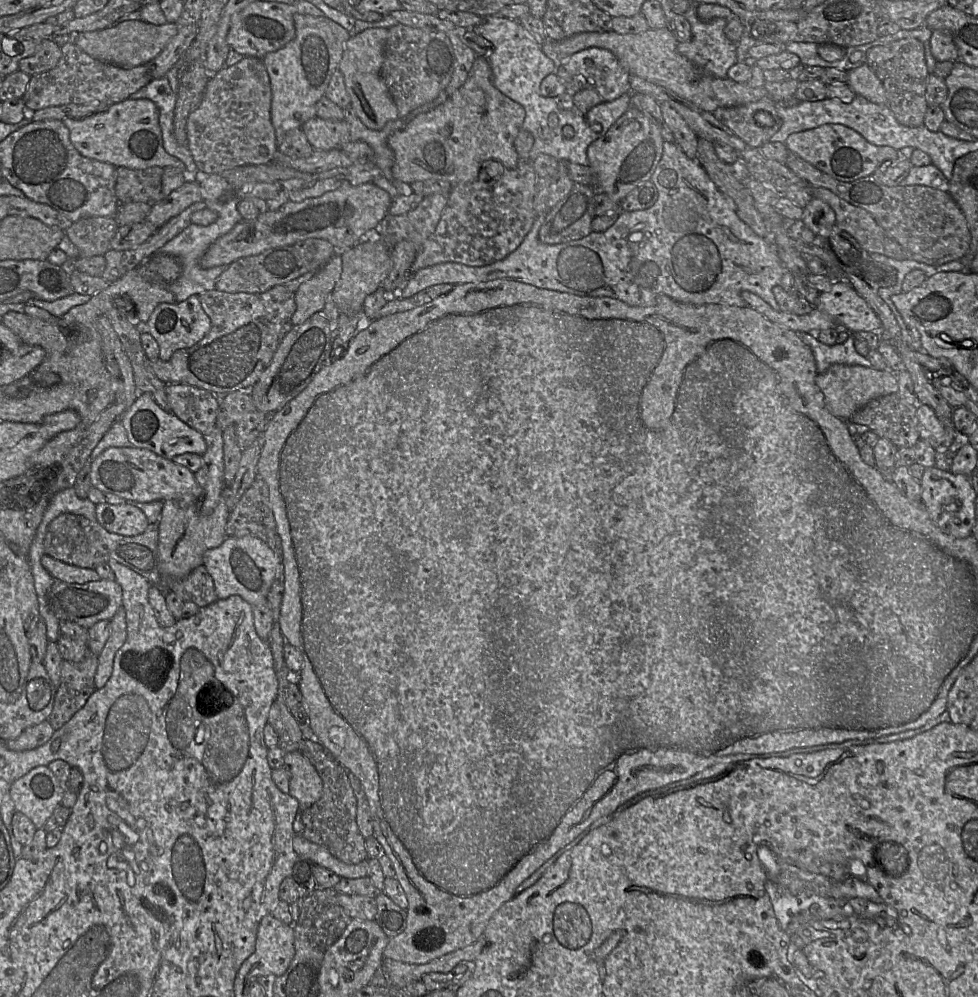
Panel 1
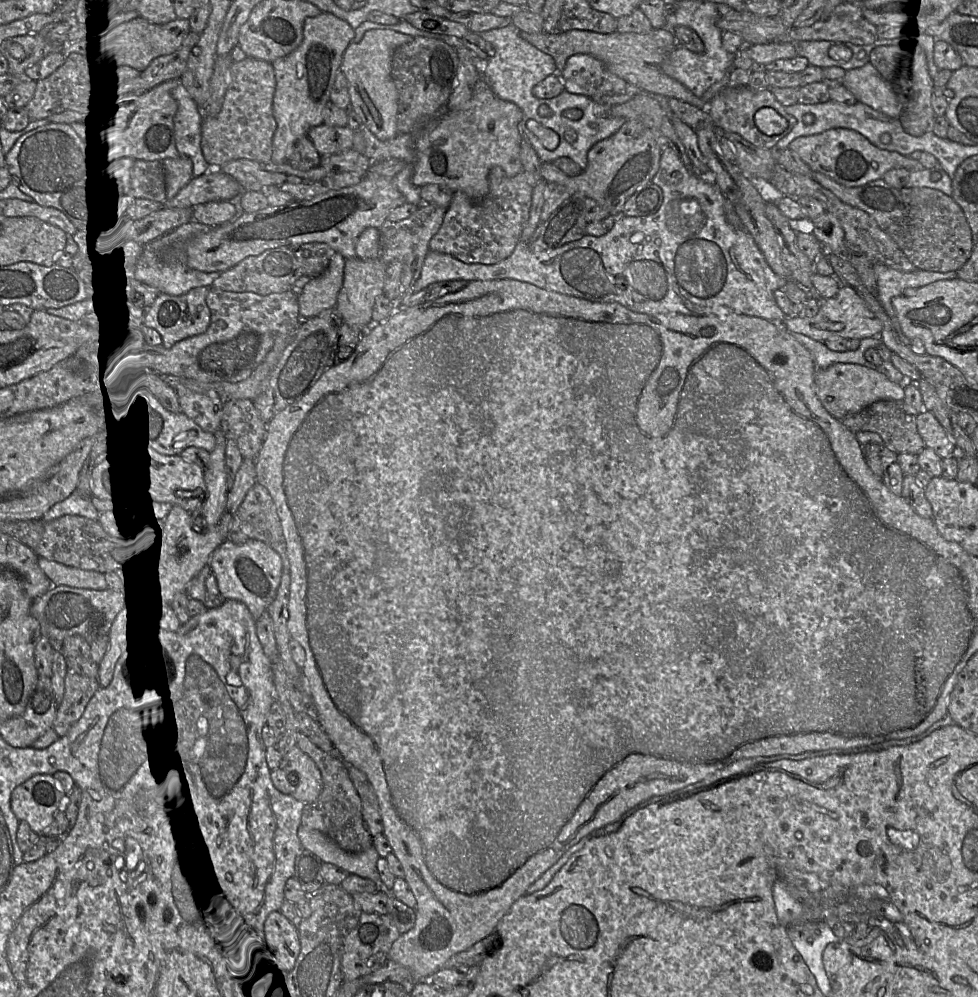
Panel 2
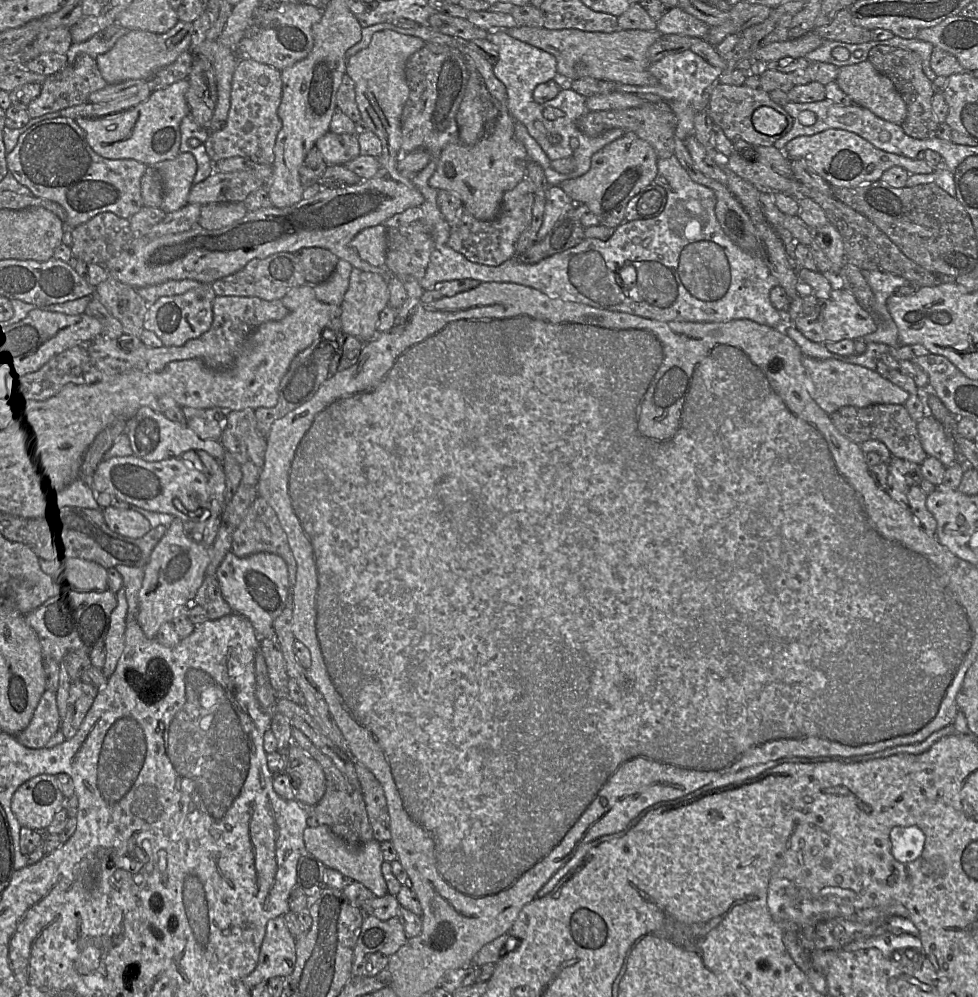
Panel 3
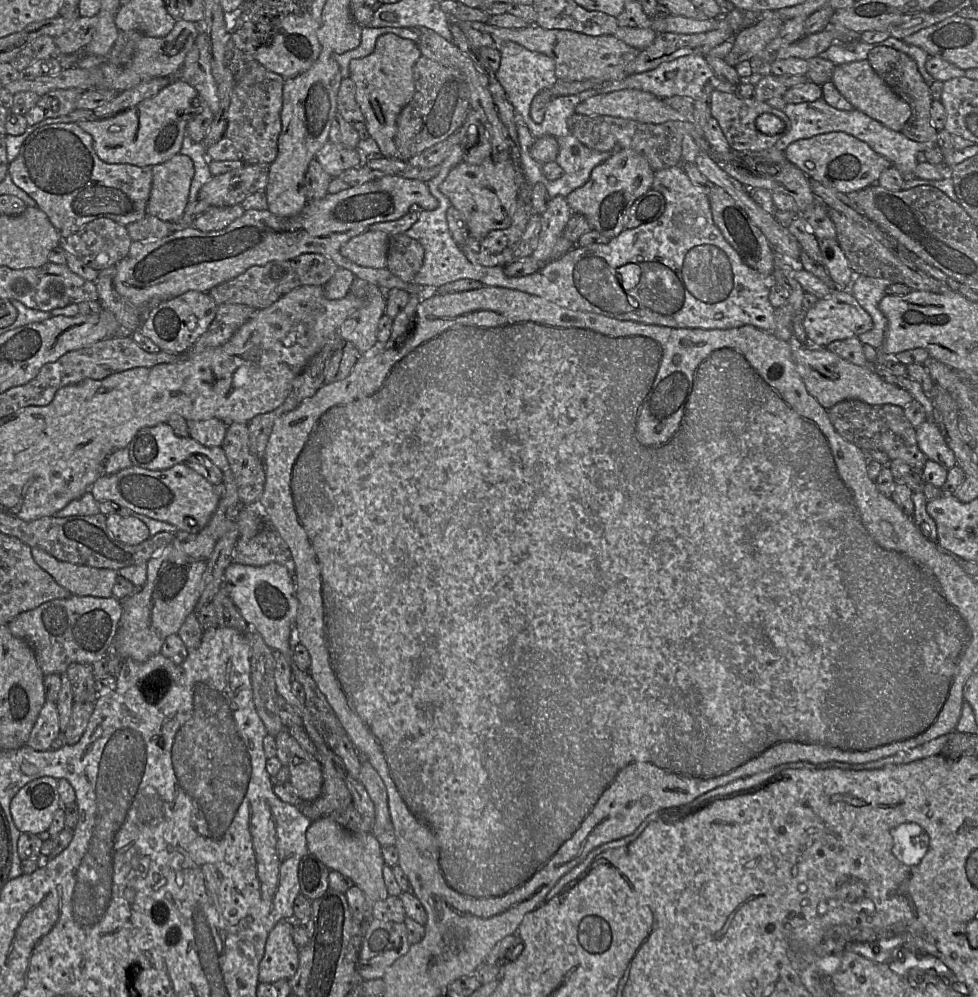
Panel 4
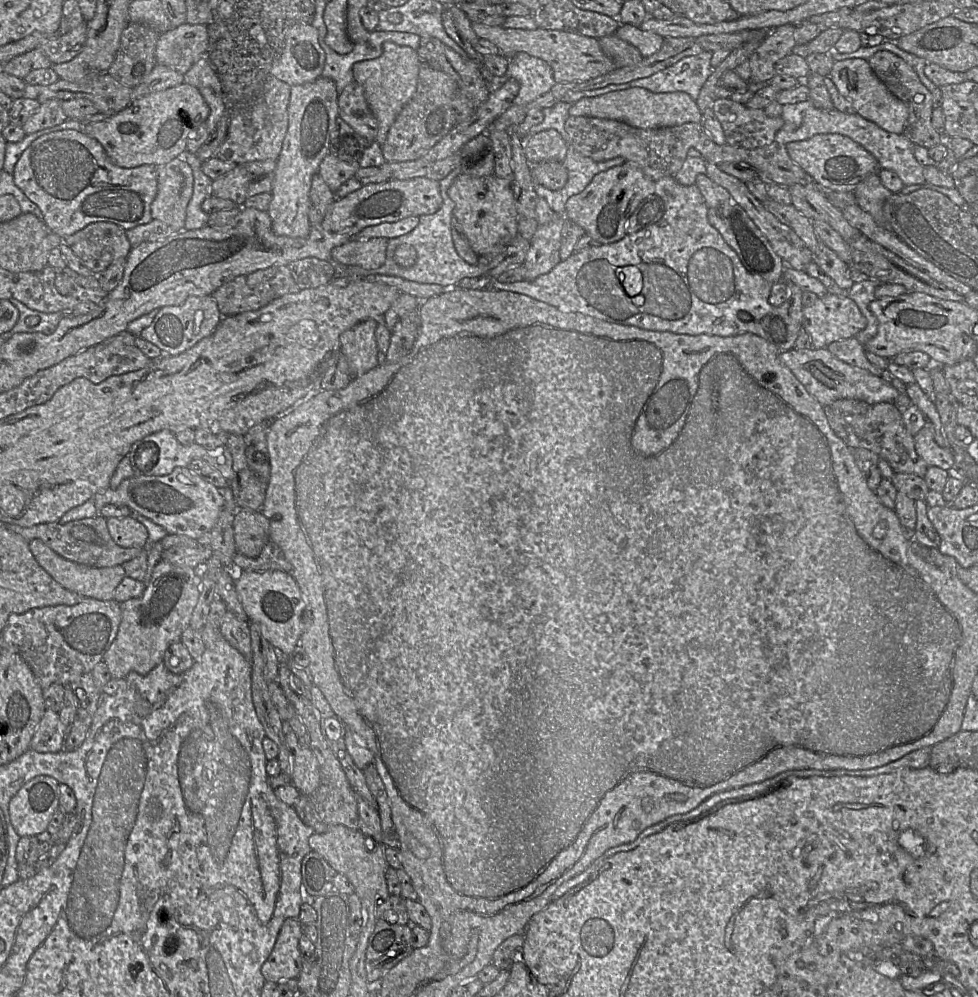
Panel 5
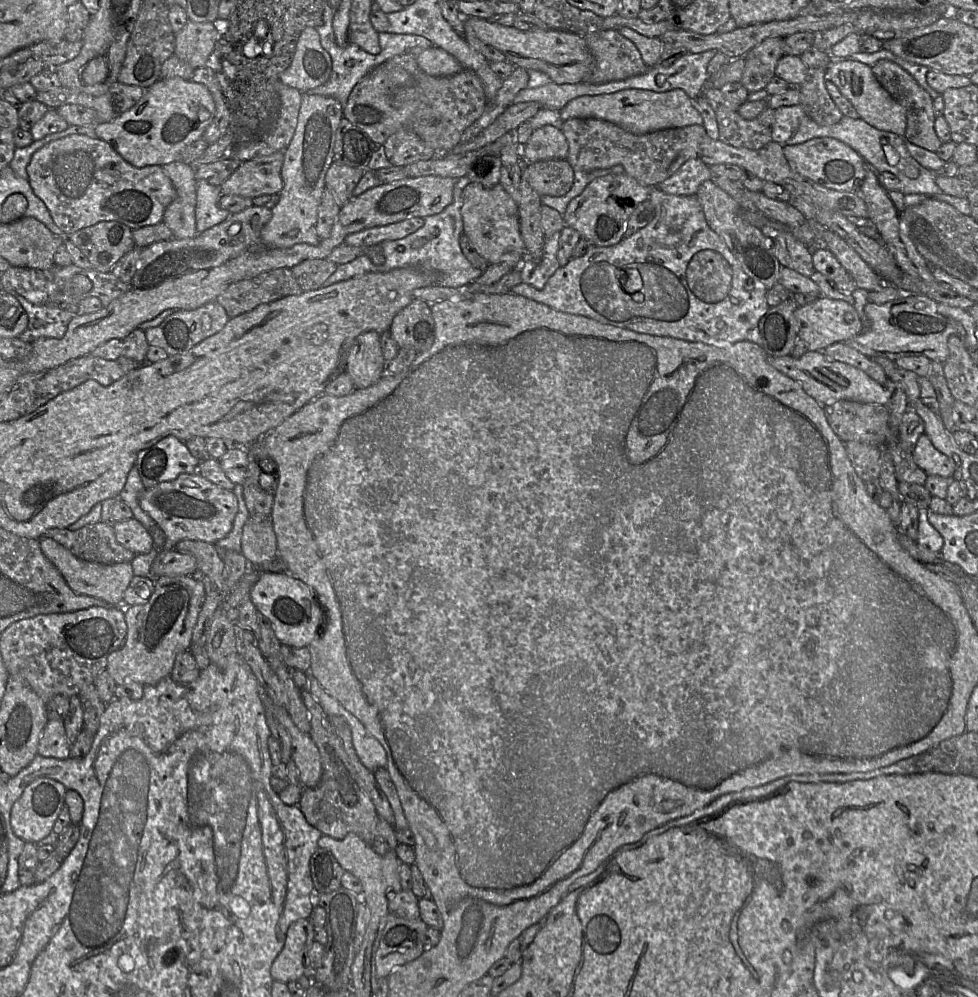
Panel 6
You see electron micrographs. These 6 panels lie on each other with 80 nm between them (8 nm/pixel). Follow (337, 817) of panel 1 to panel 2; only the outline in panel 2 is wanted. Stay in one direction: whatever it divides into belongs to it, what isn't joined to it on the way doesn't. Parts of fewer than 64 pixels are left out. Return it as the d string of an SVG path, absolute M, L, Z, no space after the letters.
M299 731L296 745L315 762L322 776L320 795L314 802L304 805L300 826L323 833L346 852L367 850L372 846L373 837L363 820L361 800L349 777L348 766L337 754L323 751Z

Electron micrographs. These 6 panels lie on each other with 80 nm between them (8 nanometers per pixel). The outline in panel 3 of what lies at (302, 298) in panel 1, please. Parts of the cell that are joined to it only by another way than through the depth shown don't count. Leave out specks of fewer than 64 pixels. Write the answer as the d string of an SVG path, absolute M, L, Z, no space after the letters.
M339 259L335 270L327 280L312 285L317 300L326 304L341 305L349 286L352 269L353 267L349 262Z

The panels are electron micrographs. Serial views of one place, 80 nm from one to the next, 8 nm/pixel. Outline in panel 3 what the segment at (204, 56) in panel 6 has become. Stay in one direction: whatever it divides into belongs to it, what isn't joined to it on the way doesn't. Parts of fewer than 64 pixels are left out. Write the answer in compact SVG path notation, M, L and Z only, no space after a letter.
M180 20L173 28L163 34L129 30L117 40L109 51L98 55L94 60L108 85L128 80L146 79L160 68L174 62L182 52L189 49L192 32L193 24Z

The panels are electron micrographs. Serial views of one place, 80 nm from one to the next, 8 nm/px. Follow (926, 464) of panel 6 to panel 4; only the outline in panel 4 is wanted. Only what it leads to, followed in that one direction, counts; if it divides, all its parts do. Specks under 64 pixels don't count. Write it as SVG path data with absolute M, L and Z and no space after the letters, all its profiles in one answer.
M930 418L926 419L915 430L918 447L928 460L937 462L946 469L957 466L953 451L947 445L939 428Z

